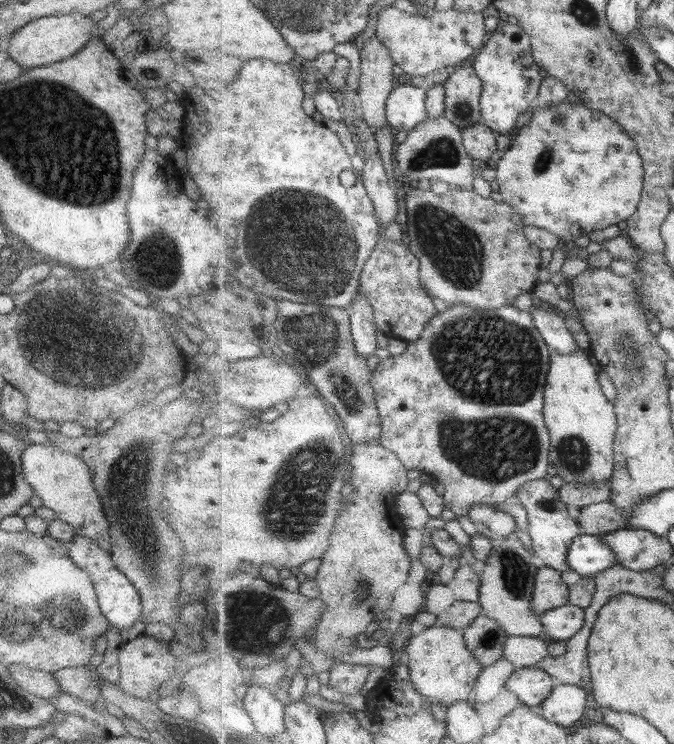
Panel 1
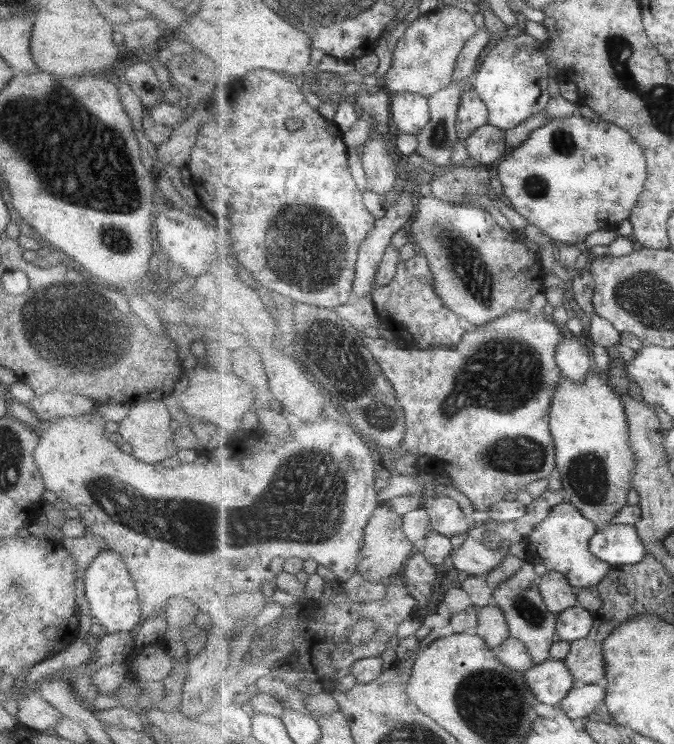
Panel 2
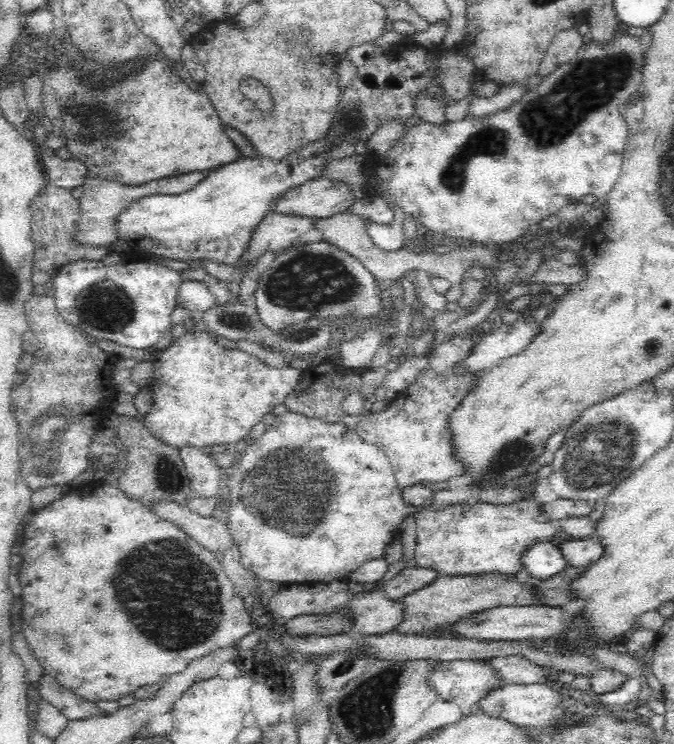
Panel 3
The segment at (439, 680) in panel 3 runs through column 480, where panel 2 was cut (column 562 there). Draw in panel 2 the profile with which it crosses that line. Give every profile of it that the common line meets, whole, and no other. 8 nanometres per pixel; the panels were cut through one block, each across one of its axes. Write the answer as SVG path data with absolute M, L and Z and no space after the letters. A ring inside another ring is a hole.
M549 658L542 663L533 664L523 675L532 687L536 700L553 707L559 706L567 693L577 685L563 660Z

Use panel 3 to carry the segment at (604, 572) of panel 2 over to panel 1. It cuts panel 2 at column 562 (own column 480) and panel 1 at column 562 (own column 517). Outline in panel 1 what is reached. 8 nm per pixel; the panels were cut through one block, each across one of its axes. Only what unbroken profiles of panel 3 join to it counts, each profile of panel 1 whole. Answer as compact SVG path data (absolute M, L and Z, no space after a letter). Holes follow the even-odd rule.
M539 479L525 482L516 496L527 512L529 522L527 531L532 540L534 554L540 557L547 566L561 571L569 579L575 579L573 570L569 568L567 554L569 554L569 546L572 546L573 540L584 535L585 529L579 525L577 519L569 516L568 504L563 502L562 492L558 492L550 481Z

